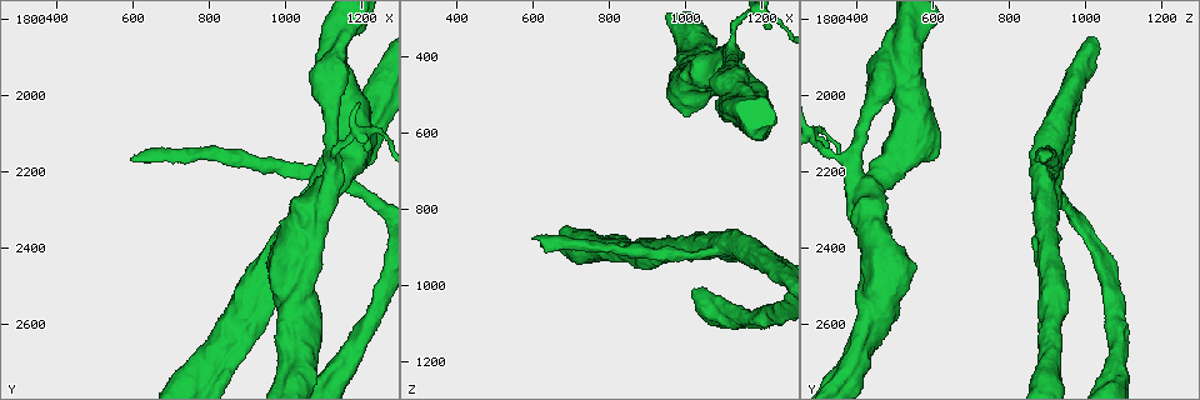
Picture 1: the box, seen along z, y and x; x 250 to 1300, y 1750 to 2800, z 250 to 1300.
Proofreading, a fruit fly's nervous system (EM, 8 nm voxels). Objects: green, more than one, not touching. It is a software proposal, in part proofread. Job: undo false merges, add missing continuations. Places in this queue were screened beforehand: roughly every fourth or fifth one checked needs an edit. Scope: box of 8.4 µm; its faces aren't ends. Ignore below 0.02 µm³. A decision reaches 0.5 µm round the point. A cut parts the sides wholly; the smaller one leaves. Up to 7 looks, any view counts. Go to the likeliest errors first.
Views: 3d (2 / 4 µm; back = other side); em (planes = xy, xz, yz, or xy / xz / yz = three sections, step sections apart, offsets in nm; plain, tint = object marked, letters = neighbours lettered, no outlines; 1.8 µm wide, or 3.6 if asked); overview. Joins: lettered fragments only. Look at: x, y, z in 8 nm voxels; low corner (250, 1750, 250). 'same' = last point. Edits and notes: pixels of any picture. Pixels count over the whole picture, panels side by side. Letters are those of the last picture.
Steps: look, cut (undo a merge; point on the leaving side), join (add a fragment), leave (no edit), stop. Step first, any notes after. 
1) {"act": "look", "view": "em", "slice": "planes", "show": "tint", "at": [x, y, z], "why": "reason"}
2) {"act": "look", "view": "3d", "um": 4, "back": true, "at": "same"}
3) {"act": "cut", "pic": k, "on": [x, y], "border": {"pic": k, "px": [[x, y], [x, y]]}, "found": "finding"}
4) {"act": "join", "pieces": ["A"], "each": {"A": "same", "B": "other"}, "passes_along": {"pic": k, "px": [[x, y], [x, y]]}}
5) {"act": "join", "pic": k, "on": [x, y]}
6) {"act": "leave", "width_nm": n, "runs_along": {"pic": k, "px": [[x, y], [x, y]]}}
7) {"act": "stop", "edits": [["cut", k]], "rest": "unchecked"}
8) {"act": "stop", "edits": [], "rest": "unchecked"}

{"act": "look", "view": "3d", "um": 2, "at": [1125, 2220, 900], "why": "four-way junction"}

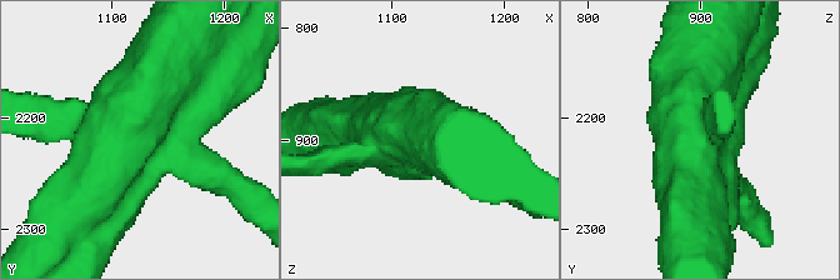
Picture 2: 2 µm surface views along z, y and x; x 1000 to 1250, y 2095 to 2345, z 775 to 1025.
{"act": "look", "view": "em", "um": 3.6, "slice": "xz", "step": 16, "show": "tint", "at": [1118, 2214, 894], "arms": 4, "why": "now the EM"}

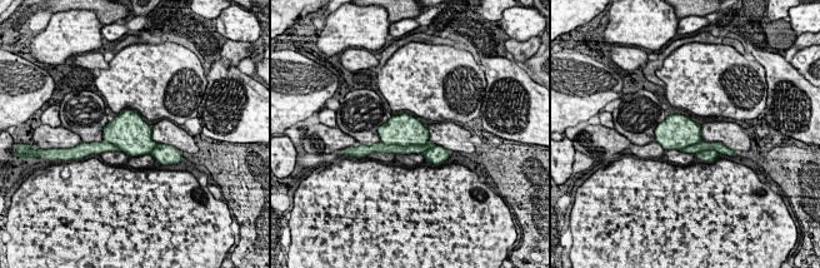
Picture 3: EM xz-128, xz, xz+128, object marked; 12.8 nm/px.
{"act": "look", "view": "em", "um": 3.6, "slice": "planes", "show": "letters", "at": "same"}

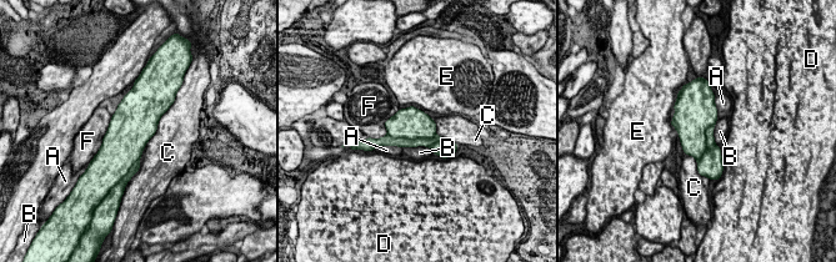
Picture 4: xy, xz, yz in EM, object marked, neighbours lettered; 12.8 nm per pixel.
{"act": "cut", "pic": 4, "on": [400, 142], "each": {"A": "other", "B": "other", "C": "other", "D": "other", "E": "other", "F": "other"}, "border": {"pic": 4, "px": [[388, 134], [410, 139], [435, 136]]}, "found": "two cells meet here"}

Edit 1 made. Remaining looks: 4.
{"act": "look", "view": "overview", "why": "redraw"}

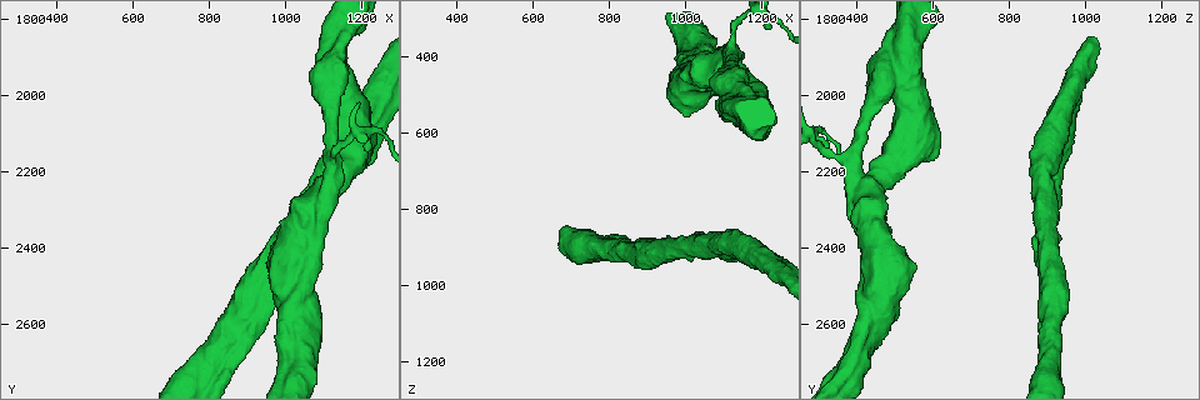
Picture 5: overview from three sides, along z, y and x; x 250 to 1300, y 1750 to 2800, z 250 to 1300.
{"act": "look", "view": "3d", "um": 2, "at": [850, 2635, 910], "why": "a fork"}

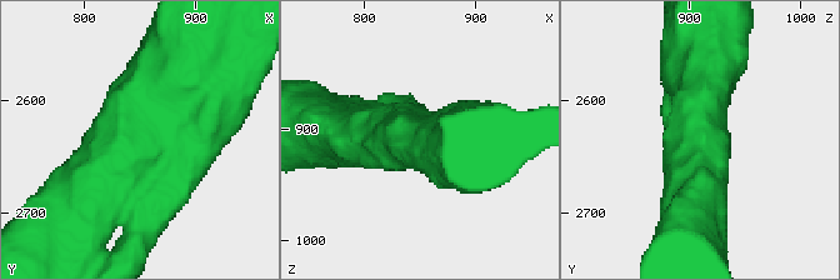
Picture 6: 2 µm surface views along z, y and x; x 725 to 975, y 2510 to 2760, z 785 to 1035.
{"act": "look", "view": "em", "um": 3.6, "slice": "yz", "step": 4, "show": "tint", "at": [848, 2630, 906], "why": "shape alone is not enough"}

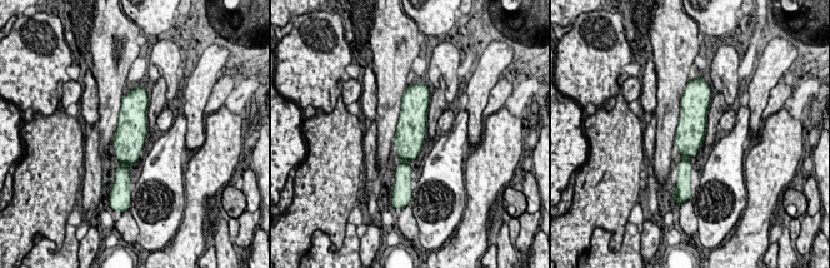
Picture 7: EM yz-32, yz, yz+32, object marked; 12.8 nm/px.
{"act": "look", "view": "em", "um": 3.6, "slice": "planes", "show": "letters", "at": "same", "why": "cut it another way"}

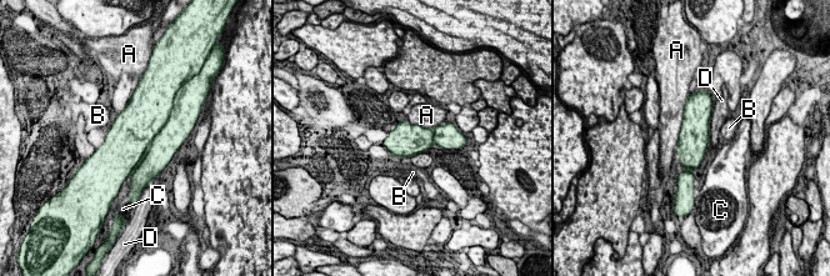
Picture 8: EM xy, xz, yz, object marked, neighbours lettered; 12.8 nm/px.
{"act": "leave", "longest_contact_nm": ["A", 750], "each": {"A": "other", "B": "other", "C": "other", "D": "other"}, "found": "all the same cell"}

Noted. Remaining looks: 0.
{"act": "stop", "edits": [["cut", 4]], "rest": "unchecked"}

